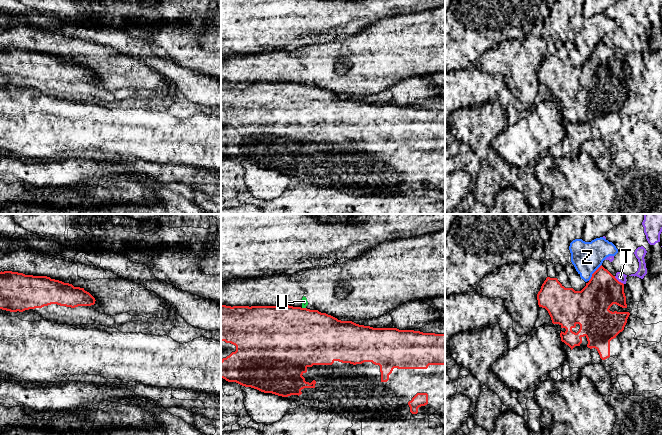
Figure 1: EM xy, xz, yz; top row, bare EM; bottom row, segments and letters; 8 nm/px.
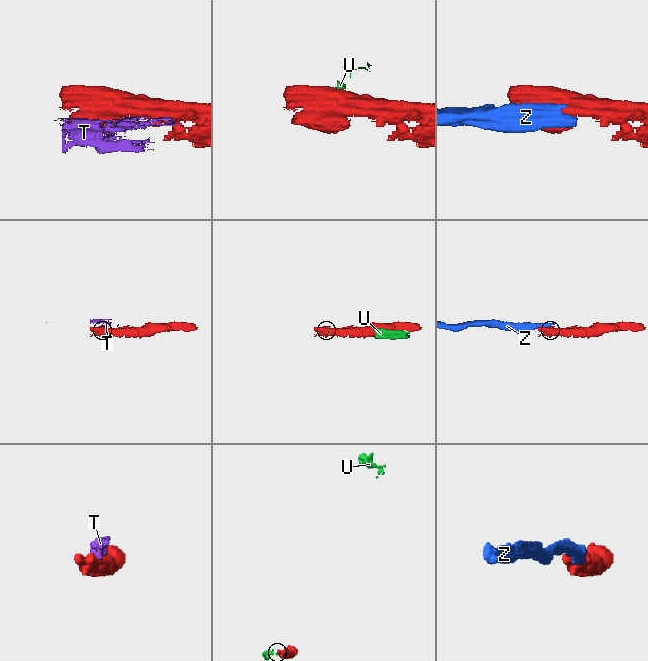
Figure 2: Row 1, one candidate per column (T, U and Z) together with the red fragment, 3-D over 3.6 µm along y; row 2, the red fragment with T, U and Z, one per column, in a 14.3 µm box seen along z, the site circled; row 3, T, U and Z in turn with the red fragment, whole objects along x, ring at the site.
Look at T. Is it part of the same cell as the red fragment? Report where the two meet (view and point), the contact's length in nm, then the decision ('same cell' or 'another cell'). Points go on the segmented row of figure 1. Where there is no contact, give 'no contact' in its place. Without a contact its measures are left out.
yz (618, 281) | 100 nm | another cell

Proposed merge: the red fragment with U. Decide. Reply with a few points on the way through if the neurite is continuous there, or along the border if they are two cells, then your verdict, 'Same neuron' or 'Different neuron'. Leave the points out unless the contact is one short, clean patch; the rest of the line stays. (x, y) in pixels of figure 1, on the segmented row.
Boundary: xz (302, 307), (305, 308). Different neuron

